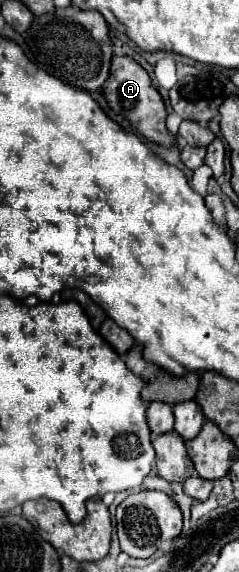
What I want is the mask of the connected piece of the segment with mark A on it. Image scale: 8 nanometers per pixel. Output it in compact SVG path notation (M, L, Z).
M113 56L109 78L103 84L103 94L107 98L109 108L113 112L125 116L131 122L131 126L139 134L143 134L149 142L171 146L177 140L165 126L167 110L165 110L165 104L161 100L161 94L153 88L149 74L133 58L129 58L129 56Z

